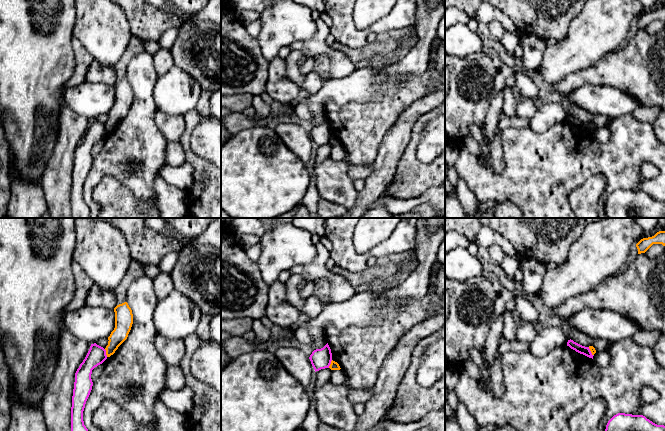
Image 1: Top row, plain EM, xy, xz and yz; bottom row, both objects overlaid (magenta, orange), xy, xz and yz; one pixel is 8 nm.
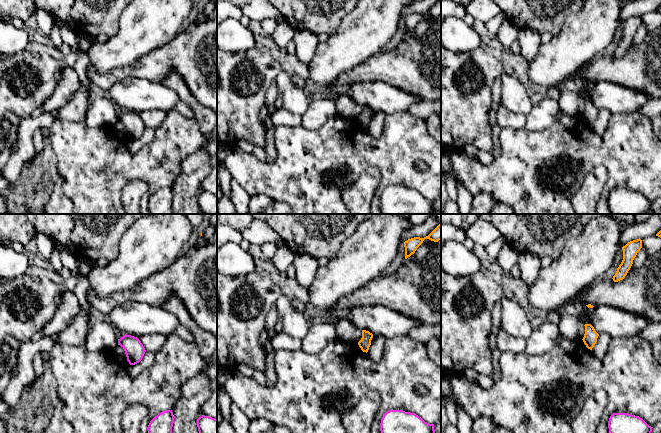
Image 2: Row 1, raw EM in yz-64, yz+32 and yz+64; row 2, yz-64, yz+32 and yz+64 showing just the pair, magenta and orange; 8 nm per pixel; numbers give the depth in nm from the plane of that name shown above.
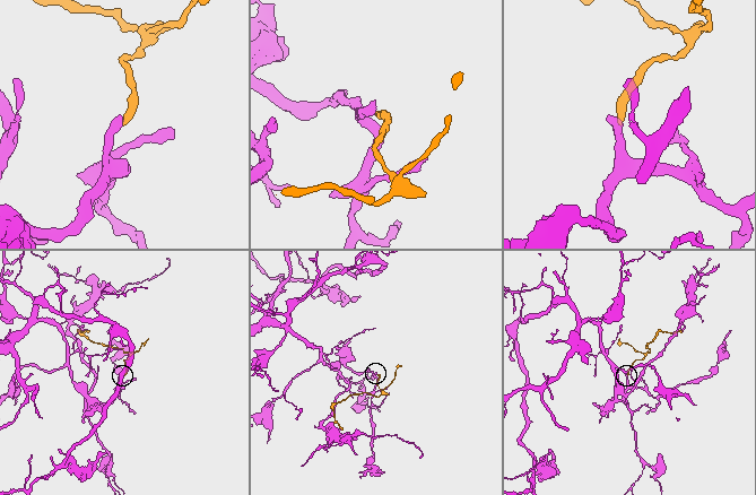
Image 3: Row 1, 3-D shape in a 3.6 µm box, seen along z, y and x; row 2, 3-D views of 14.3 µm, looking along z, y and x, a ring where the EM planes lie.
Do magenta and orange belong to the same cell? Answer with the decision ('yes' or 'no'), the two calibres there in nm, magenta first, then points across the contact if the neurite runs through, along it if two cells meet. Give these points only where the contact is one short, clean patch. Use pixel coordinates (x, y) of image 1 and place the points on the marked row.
no | 150/130 nm | along xy (104, 349), (107, 356)

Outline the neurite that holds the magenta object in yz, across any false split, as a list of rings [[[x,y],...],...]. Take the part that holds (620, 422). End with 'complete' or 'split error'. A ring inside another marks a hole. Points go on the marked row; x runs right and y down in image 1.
[[[618,413],[608,421],[605,431],[665,431],[665,426],[657,425],[643,415]]] | complete

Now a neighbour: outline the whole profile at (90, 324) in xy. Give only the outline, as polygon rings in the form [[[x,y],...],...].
[[[85,305],[78,310],[66,312],[64,324],[75,337],[94,344],[109,337],[114,330],[115,312],[103,307]]]

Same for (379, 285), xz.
[[[377,279],[370,284],[362,284],[356,288],[357,290],[373,290],[375,295],[380,294],[387,289],[385,279]]]

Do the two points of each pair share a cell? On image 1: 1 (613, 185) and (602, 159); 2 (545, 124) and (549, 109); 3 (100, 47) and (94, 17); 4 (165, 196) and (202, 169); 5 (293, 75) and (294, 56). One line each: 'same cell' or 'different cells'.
1: same cell
2: same cell
3: same cell
4: different cells
5: same cell

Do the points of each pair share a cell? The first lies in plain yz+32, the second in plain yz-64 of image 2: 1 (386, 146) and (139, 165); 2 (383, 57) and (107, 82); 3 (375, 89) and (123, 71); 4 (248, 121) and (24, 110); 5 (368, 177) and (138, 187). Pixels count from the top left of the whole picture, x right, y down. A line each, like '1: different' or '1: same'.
1: same
2: same
3: different
4: same
5: same

